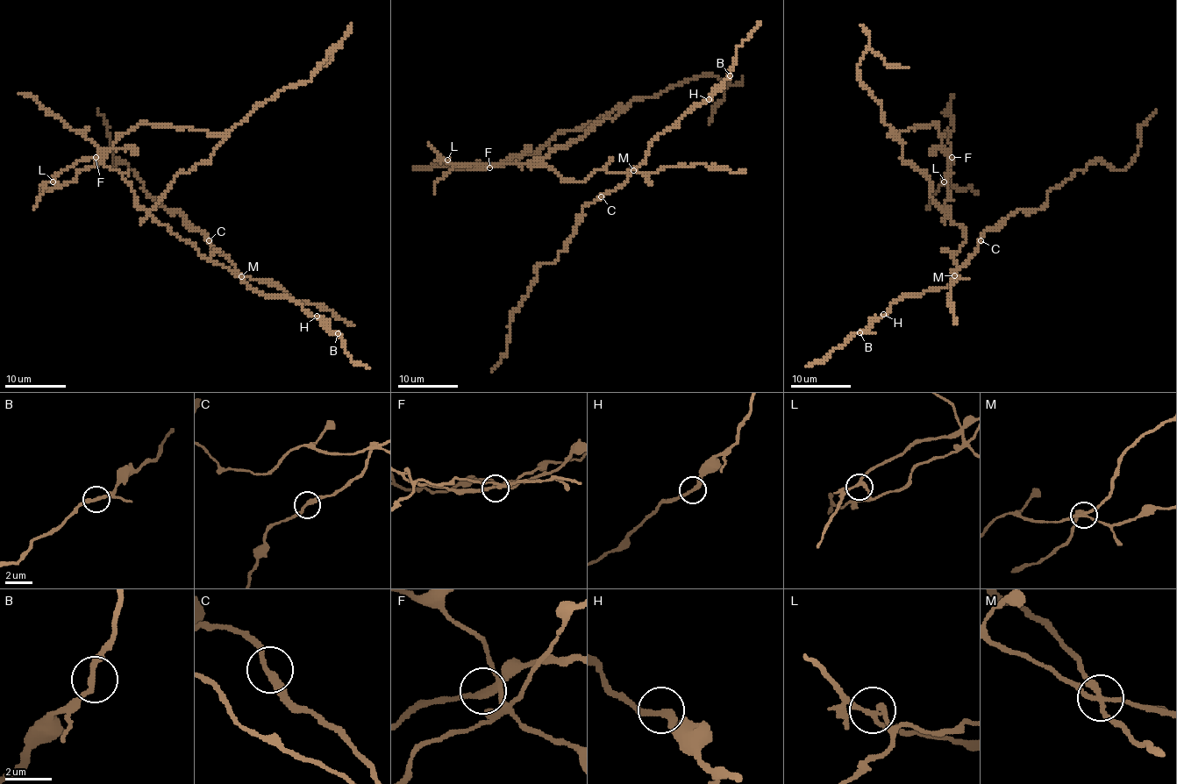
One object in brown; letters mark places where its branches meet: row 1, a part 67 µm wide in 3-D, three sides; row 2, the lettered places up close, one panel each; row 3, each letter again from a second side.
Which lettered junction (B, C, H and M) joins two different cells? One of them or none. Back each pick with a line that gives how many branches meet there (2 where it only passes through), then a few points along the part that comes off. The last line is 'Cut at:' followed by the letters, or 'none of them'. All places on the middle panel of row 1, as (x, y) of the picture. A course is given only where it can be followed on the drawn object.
M: Branches: 4. Course of the part to remove: (633, 170), (596, 169), (579, 182), (531, 161), (497, 164), (634, 99), (711, 74), (726, 82), (709, 124)
Cut at: M

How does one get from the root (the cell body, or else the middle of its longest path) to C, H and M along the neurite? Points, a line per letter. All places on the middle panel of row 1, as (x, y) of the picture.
C: (546, 166), (563, 180), (579, 182), (598, 169), (628, 174), (628, 178), (617, 188), (601, 196)
H: (546, 166), (563, 180), (579, 182), (598, 169), (617, 174), (636, 169), (661, 132), (709, 99)
M: (546, 166), (563, 180), (579, 182), (598, 169), (617, 174), (633, 170)

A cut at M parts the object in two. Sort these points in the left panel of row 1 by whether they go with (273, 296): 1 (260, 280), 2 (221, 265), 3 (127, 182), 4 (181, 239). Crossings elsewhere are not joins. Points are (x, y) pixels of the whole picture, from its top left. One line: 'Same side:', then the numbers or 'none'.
Same side: none

